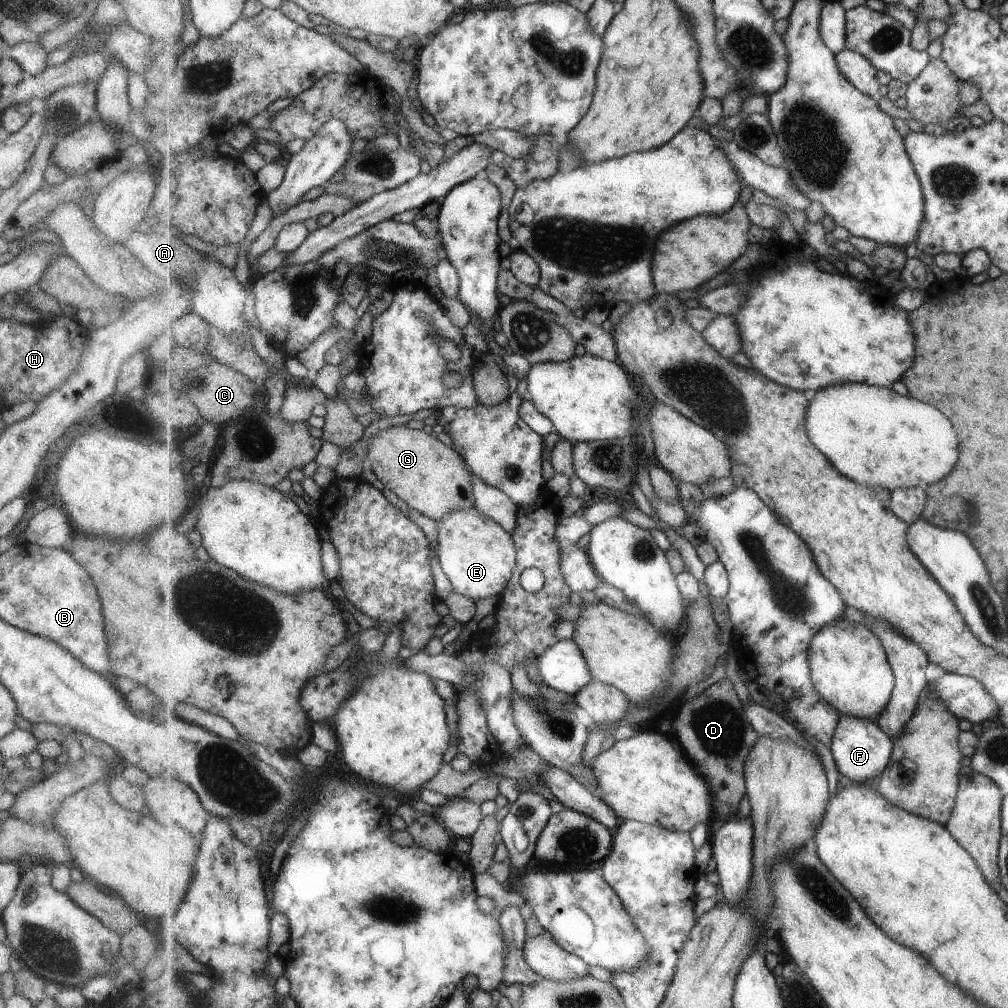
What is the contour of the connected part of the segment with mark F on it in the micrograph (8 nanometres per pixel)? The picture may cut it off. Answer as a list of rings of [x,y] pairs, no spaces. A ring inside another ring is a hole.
[[[842,715],[840,726],[832,740],[832,756],[839,772],[853,783],[871,784],[892,762],[894,740],[871,719]]]

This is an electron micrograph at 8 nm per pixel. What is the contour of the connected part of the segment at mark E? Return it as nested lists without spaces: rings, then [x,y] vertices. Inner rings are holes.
[[[476,507],[454,510],[438,524],[438,562],[453,586],[453,591],[473,600],[504,596],[511,582],[518,552],[513,535],[495,519],[482,515]]]

